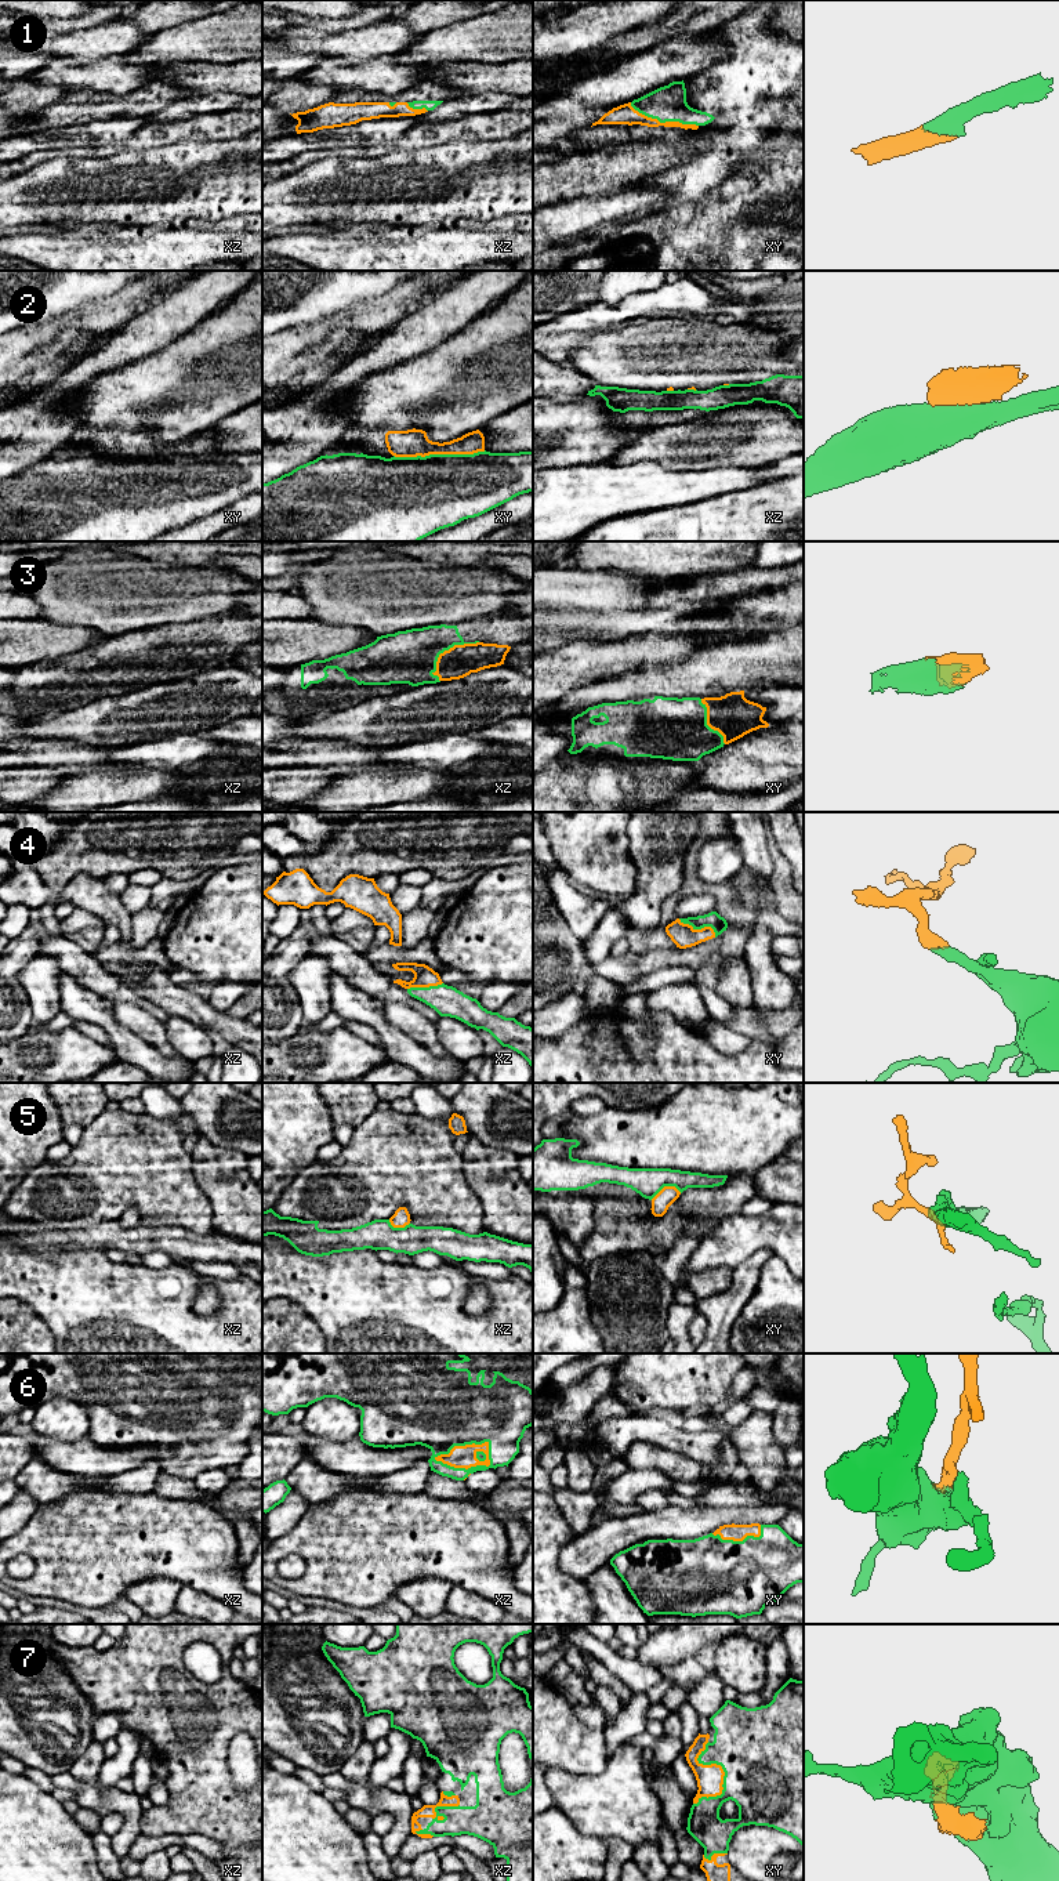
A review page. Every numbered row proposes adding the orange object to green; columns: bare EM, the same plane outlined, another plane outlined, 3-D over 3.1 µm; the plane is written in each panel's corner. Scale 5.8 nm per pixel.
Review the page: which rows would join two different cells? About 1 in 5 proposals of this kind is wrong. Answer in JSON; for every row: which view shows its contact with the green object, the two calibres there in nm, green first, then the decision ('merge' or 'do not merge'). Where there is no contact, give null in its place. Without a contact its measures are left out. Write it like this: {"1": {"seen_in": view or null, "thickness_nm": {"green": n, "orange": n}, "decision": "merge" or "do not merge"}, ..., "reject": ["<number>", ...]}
{"1": {"seen_in": "xy", "thickness_nm": {"green": 200, "orange": 110}, "decision": "merge"}, "2": {"seen_in": "xy", "thickness_nm": {"green": 440, "orange": 160}, "decision": "do not merge"}, "3": {"seen_in": "xz", "thickness_nm": {"green": 320, "orange": 190}, "decision": "merge"}, "4": {"seen_in": "xy", "thickness_nm": {"green": 90, "orange": 140}, "decision": "merge"}, "5": {"seen_in": "xy", "thickness_nm": {"green": 170, "orange": 110}, "decision": "do not merge"}, "6": {"seen_in": "xz", "thickness_nm": {"green": 460, "orange": 130}, "decision": "merge"}, "7": {"seen_in": "xy", "thickness_nm": {"green": 500, "orange": 160}, "decision": "merge"}, "reject": ["2", "5"]}

